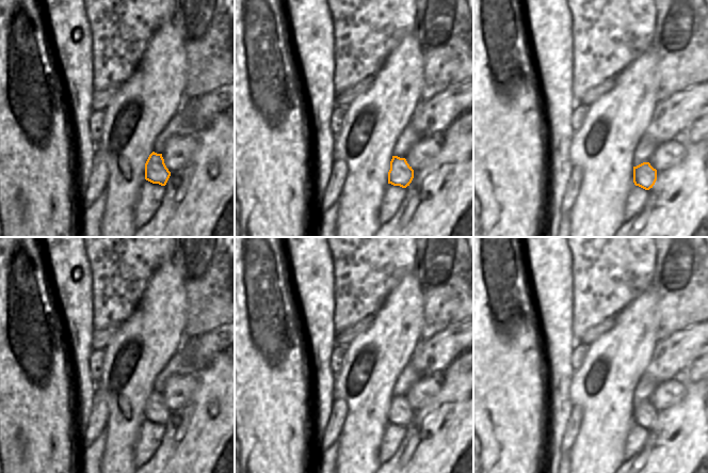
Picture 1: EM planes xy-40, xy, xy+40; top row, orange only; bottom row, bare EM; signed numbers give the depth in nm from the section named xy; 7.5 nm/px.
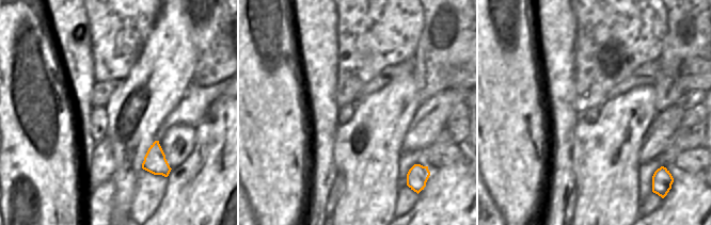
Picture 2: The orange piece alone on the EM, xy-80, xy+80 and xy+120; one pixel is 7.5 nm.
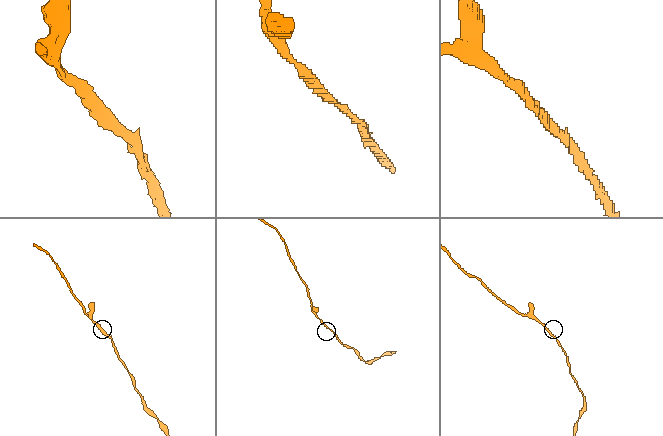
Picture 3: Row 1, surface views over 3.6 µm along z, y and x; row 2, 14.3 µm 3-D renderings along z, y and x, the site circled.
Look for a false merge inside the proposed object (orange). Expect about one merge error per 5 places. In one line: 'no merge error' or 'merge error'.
no merge error

